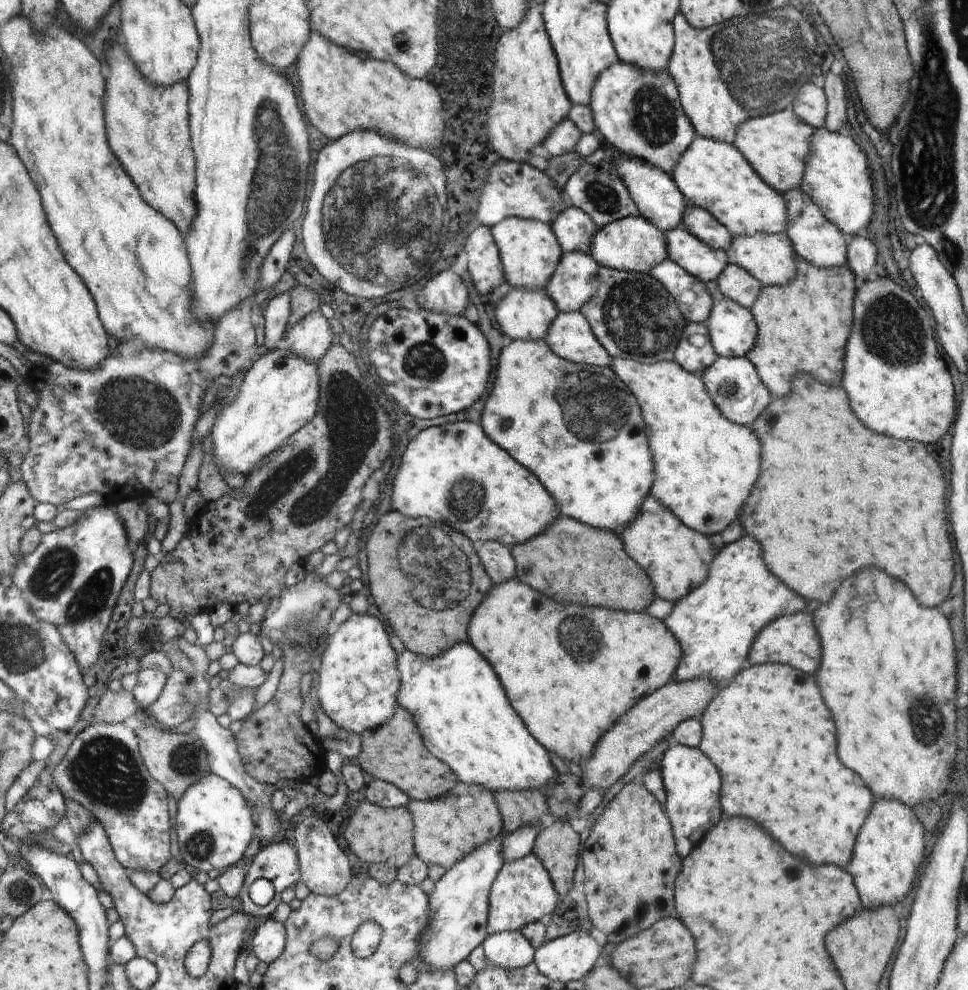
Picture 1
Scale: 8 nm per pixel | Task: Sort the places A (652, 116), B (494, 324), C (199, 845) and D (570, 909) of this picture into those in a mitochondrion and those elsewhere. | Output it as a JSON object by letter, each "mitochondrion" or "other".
{"A":"mitochondrion","B":"other","C":"mitochondrion","D":"other"}

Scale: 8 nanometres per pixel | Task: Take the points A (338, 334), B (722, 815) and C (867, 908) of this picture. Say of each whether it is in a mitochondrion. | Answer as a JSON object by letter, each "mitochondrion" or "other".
{"A":"other","B":"other","C":"other"}

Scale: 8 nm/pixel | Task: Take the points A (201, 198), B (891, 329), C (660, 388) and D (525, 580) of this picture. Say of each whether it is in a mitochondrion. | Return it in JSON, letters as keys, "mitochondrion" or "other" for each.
{"A":"other","B":"mitochondrion","C":"other","D":"other"}

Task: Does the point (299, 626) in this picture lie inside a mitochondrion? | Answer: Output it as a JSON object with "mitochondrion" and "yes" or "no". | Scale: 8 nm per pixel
{"mitochondrion":"yes"}

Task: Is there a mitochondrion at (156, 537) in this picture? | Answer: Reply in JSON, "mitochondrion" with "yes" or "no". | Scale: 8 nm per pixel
{"mitochondrion":"no"}

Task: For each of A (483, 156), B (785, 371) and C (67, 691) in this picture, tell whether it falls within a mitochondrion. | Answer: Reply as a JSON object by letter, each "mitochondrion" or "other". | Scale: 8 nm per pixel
{"A":"other","B":"other","C":"other"}

